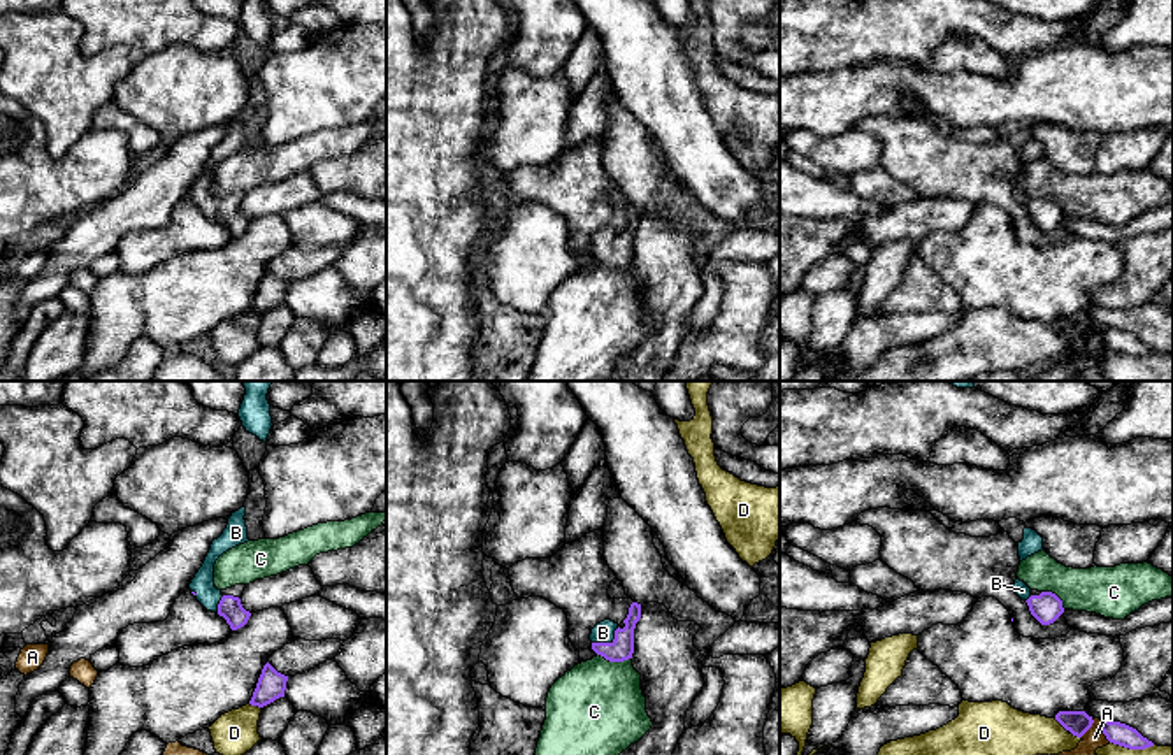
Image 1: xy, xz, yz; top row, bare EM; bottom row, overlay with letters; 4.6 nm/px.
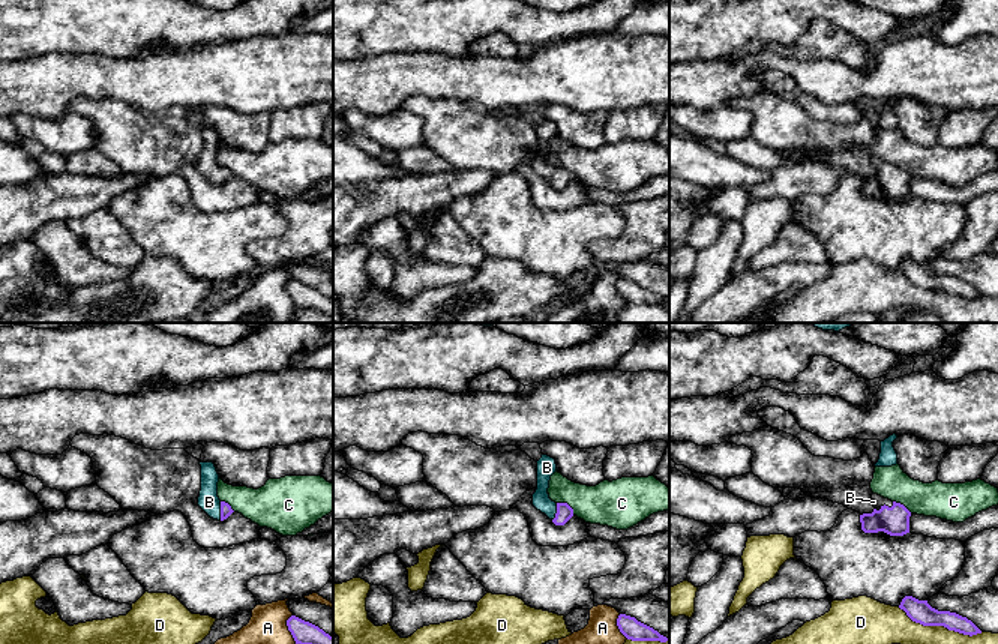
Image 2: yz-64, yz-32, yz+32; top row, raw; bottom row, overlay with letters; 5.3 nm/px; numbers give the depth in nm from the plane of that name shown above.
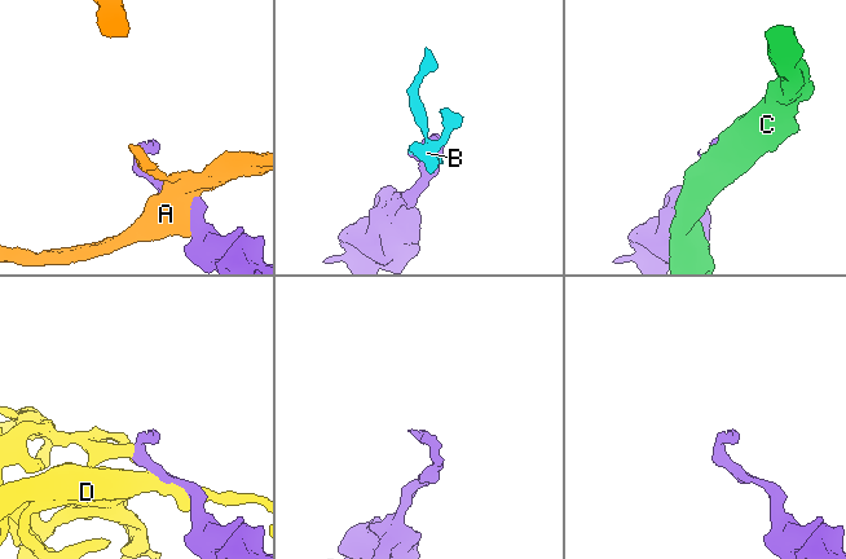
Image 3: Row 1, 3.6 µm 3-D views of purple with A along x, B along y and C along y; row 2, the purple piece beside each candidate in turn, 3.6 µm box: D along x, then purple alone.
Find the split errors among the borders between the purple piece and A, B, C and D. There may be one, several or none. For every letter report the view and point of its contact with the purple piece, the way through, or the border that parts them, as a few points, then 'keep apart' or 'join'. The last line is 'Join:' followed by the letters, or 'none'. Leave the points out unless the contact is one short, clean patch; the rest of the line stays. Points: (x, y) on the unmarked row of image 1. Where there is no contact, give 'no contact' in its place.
A: yz (1101, 336) | keep apart
B: xz (608, 250) | across xz (622, 253), (608, 250), (603, 239) | join
C: xz (615, 267) | along xz (597, 260), (610, 267), (631, 266) | keep apart
D: yz (1061, 330) | keep apart
Join: B

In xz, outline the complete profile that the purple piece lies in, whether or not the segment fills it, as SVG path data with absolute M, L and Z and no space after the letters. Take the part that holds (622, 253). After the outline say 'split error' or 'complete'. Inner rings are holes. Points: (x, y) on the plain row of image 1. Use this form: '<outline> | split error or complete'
M632 209L629 221L623 226L625 234L604 226L592 235L590 248L592 256L609 269L623 269L632 265L634 260L634 235L641 225L641 211Z | split error

